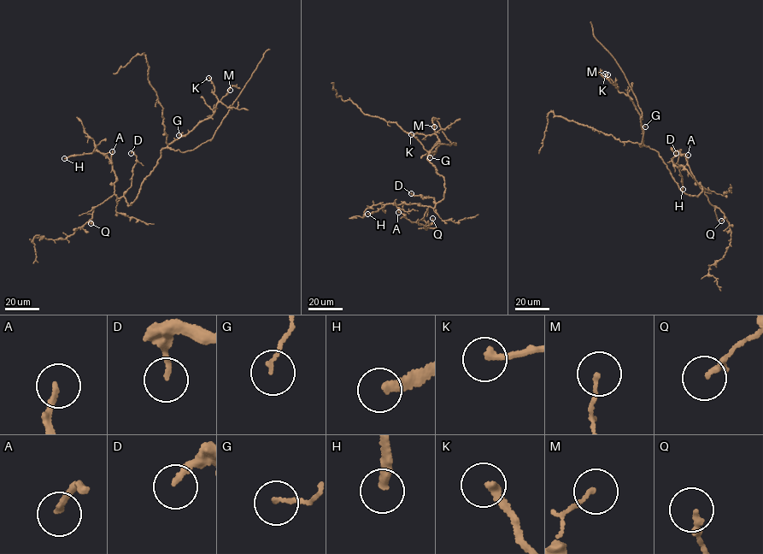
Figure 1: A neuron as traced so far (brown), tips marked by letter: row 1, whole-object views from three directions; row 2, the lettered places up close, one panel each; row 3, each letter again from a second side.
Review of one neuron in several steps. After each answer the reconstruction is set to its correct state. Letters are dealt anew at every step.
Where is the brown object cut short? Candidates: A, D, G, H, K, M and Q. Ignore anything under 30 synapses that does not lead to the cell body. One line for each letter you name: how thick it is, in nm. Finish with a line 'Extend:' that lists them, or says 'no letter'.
A: Thickness 190 nm
H: Thickness 260 nm
Extend: A, H

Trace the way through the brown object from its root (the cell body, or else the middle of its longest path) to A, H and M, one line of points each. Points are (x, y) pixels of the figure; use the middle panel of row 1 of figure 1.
A: (436, 172), (443, 178), (445, 191), (443, 198), (435, 207), (405, 203), (398, 212)
H: (436, 172), (443, 178), (445, 191), (443, 198), (434, 208), (417, 203), (390, 203), (367, 214)
M: (436, 172), (427, 158), (428, 152), (437, 151), (439, 144), (434, 126)

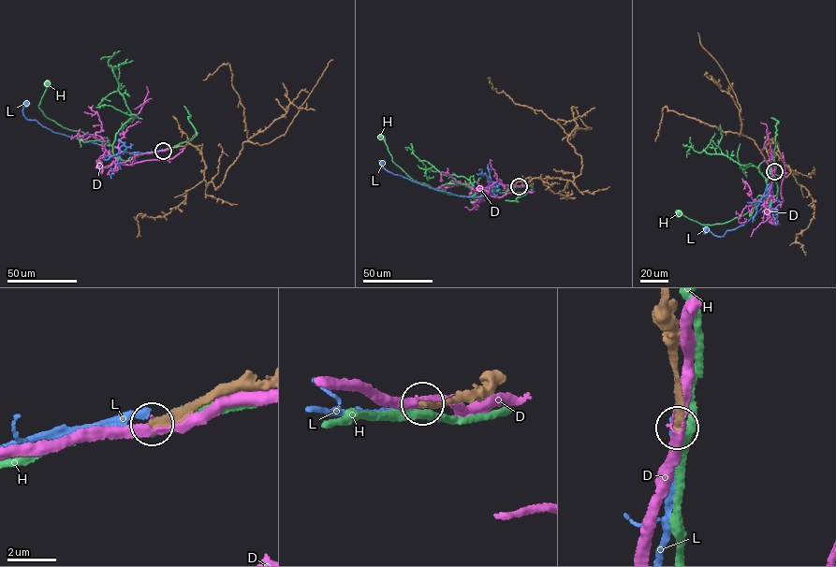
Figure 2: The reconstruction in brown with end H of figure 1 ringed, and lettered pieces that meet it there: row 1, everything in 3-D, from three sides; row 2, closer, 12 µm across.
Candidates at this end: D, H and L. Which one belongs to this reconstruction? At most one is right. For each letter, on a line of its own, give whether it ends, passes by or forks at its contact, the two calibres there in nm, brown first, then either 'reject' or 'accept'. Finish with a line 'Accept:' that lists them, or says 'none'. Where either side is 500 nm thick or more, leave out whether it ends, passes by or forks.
D: it passes by; 380 nm thick on the brown side, 400 nm on the other; reject
H: it passes by; 280 nm thick on the brown side, 360 nm on the other; reject
L: it ends there; 280 nm thick on the brown side, 240 nm on the other; reject
Accept: none

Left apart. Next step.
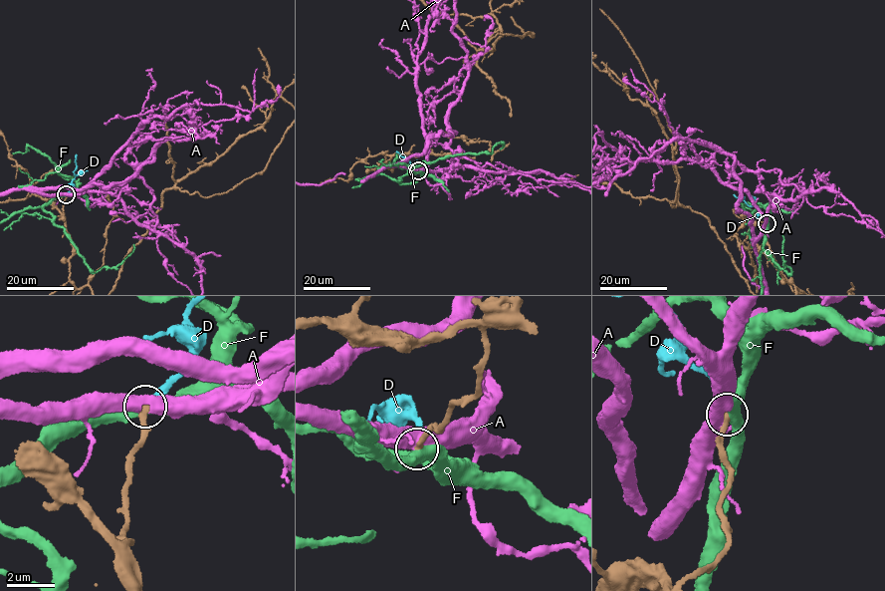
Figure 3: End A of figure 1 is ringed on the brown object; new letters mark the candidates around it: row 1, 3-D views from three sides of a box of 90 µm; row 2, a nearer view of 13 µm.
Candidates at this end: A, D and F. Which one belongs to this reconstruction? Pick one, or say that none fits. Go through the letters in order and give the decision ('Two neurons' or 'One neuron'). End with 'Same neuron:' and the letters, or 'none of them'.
A: Two neurons
D: One neuron
F: Two neurons
Same neuron: D

